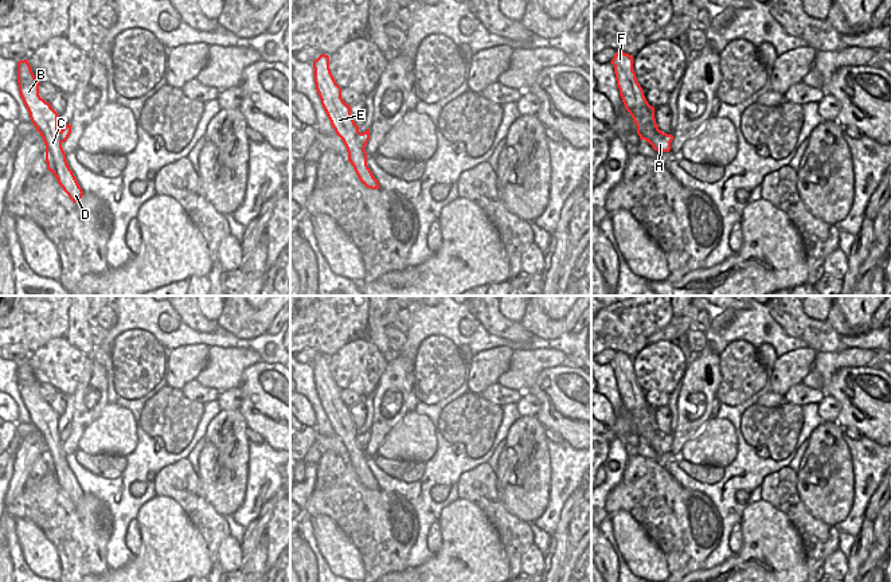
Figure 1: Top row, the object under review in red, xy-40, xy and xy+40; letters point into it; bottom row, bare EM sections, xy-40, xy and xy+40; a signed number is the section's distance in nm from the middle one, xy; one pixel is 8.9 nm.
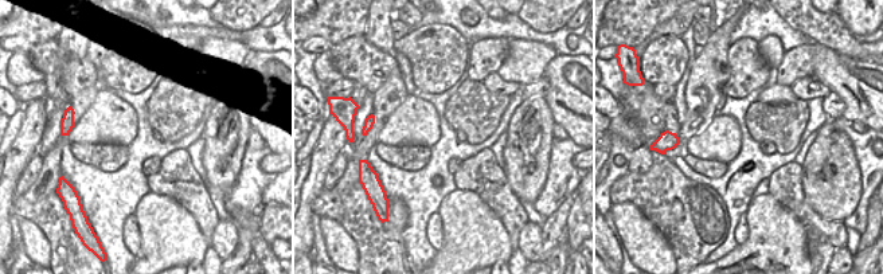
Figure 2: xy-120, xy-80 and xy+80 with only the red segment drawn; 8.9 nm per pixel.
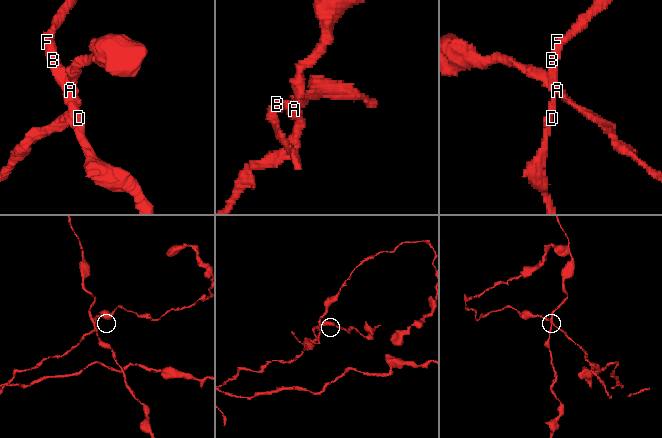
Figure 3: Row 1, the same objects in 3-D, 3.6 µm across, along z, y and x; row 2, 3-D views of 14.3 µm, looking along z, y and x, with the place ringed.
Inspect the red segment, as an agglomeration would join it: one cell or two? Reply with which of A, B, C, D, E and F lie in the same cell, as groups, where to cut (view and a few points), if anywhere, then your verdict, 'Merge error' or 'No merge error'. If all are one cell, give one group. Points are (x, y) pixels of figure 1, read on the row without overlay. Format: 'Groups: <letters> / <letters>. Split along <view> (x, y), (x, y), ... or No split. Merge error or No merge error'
Groups: A / B C D E F. Split along xy (359, 433), (359, 445), (363, 449). Merge error

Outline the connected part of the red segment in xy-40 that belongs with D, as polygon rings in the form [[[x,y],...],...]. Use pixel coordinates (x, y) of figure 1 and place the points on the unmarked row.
[[[27,360],[17,363],[17,384],[20,398],[30,414],[31,423],[46,445],[47,470],[56,479],[69,499],[78,504],[83,496],[73,472],[66,462],[58,431],[58,414],[39,397],[39,382]]]

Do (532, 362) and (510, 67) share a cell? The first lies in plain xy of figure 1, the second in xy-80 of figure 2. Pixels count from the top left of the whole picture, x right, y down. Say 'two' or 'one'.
one

